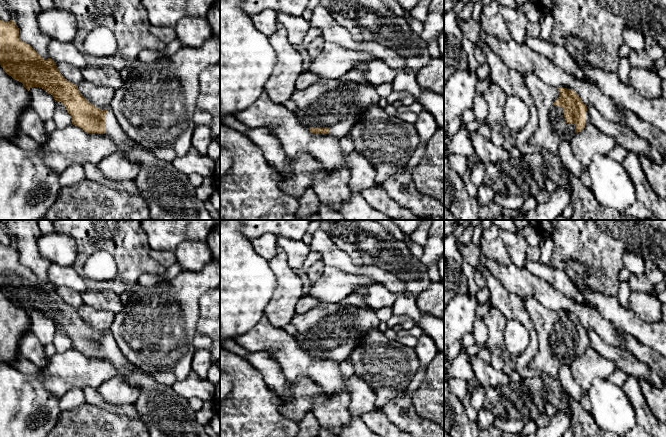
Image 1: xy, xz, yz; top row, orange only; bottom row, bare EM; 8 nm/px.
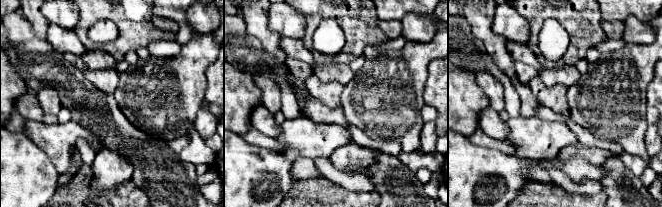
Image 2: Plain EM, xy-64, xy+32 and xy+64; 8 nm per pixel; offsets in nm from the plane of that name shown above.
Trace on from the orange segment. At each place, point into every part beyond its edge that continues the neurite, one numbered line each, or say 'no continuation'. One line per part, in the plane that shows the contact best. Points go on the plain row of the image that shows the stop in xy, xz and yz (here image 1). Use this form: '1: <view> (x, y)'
1: yz (552, 353)

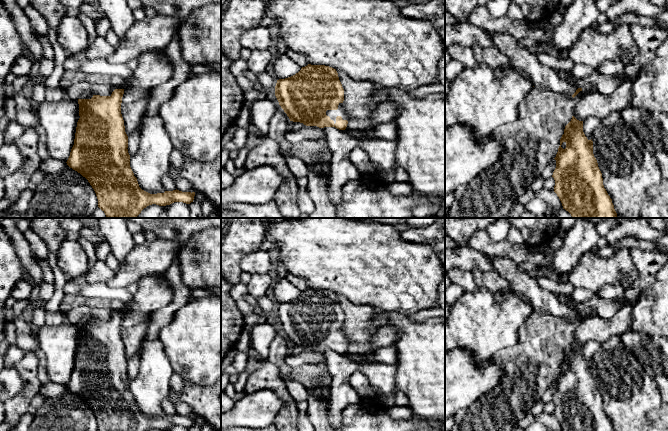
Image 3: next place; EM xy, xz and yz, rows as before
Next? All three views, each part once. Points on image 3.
1: xz (340, 335)

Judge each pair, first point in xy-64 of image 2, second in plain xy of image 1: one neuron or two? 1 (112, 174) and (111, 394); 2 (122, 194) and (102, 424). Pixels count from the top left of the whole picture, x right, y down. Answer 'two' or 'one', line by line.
1: one
2: one

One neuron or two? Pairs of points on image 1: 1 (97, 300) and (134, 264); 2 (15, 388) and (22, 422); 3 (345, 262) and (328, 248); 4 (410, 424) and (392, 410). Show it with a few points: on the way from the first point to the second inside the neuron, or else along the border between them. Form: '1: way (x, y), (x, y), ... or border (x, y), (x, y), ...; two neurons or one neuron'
1: border (109, 289), (118, 295); two neurons
2: way (15, 396), (16, 414); one neuron
3: way (341, 260), (332, 252); one neuron
4: way (406, 420), (396, 413); one neuron

